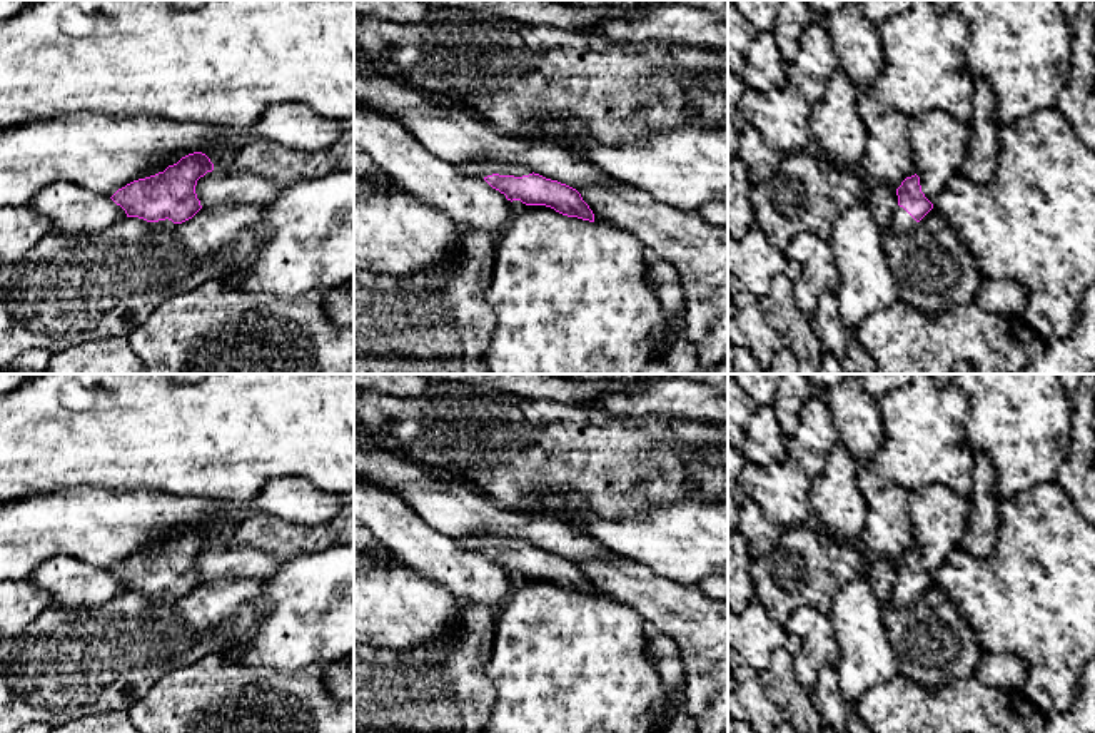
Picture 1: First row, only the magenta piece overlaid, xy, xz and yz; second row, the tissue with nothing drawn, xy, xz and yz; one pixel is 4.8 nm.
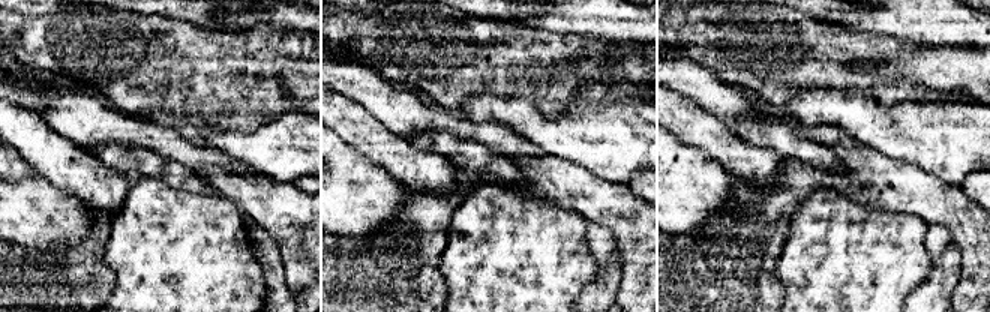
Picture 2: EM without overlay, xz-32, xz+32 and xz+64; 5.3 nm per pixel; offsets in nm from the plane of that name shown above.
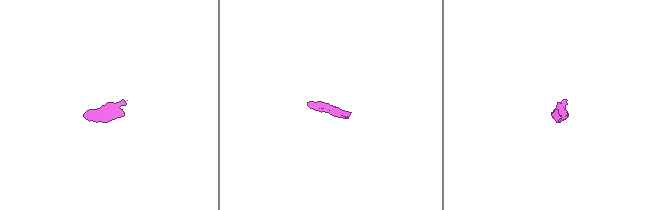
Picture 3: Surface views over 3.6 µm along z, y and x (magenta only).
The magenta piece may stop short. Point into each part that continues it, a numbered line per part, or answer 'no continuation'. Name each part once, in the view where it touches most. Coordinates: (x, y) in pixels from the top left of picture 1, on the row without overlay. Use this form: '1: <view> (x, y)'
1: xz (486, 541)

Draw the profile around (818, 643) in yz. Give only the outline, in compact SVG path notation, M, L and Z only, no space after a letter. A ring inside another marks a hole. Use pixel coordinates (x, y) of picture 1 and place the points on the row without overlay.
M798 604L783 626L801 639L801 648L795 653L795 673L798 681L811 691L818 671L825 665L836 666L840 660L830 616L810 604Z

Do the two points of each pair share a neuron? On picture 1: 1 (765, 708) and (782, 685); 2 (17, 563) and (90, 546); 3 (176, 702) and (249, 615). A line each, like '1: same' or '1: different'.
1: different
2: same
3: different

